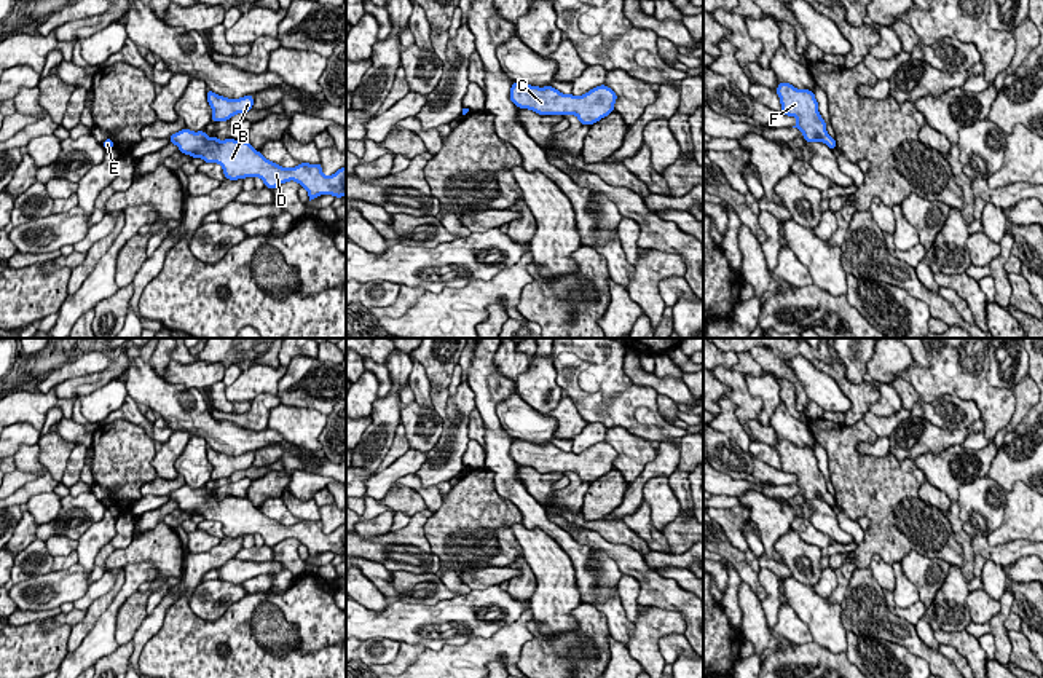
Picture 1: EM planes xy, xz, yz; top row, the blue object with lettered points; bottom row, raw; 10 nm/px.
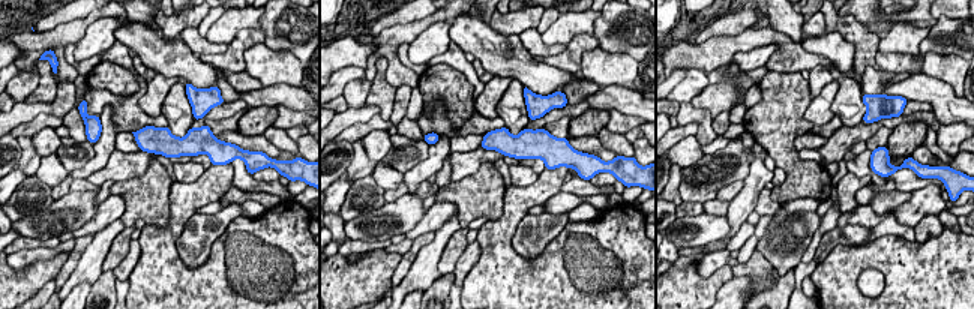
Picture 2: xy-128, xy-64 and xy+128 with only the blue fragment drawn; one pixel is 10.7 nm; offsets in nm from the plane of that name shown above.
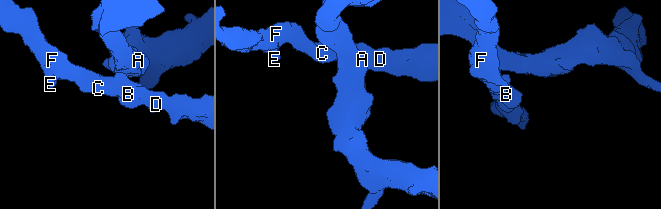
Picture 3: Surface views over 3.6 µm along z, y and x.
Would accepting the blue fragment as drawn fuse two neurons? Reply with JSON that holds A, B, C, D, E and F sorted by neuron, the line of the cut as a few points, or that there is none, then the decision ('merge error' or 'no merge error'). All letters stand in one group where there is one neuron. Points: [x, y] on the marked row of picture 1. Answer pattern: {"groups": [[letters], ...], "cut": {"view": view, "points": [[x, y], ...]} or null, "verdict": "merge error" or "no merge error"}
{"groups": [["A", "B", "C", "D", "E", "F"]], "cut": null, "verdict": "no merge error"}

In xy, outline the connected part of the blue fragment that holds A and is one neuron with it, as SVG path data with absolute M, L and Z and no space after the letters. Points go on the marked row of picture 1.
M207 89L207 102L212 107L211 120L217 123L217 121L226 121L236 113L246 113L252 110L254 96L247 94L239 99L228 99L228 97L218 96L214 91Z

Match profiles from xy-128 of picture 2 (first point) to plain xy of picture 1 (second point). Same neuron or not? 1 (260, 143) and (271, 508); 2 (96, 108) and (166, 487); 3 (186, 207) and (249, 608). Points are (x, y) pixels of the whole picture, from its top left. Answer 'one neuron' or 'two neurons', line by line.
1: one neuron
2: one neuron
3: one neuron

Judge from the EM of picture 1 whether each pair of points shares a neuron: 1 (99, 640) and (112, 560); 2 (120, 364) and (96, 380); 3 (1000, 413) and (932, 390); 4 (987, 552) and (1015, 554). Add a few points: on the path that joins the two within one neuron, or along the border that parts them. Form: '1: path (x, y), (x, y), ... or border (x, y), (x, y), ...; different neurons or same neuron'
1: border (122, 568), (131, 563), (149, 562), (157, 575); different neurons
2: path (114, 370), (102, 378); same neuron
3: path (983, 396), (973, 386), (949, 386); same neuron
4: path (994, 554), (1008, 554); same neuron

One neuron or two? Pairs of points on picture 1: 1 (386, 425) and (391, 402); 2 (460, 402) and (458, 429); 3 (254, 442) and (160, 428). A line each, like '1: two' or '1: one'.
1: one
2: one
3: two

